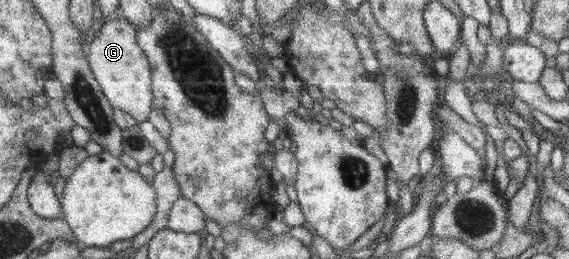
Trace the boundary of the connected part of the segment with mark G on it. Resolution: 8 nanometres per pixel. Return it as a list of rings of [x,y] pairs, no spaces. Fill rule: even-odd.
[[[109,21],[89,37],[88,65],[101,92],[114,108],[126,111],[137,123],[147,121],[153,108],[151,67],[135,41],[135,29],[125,21]]]

